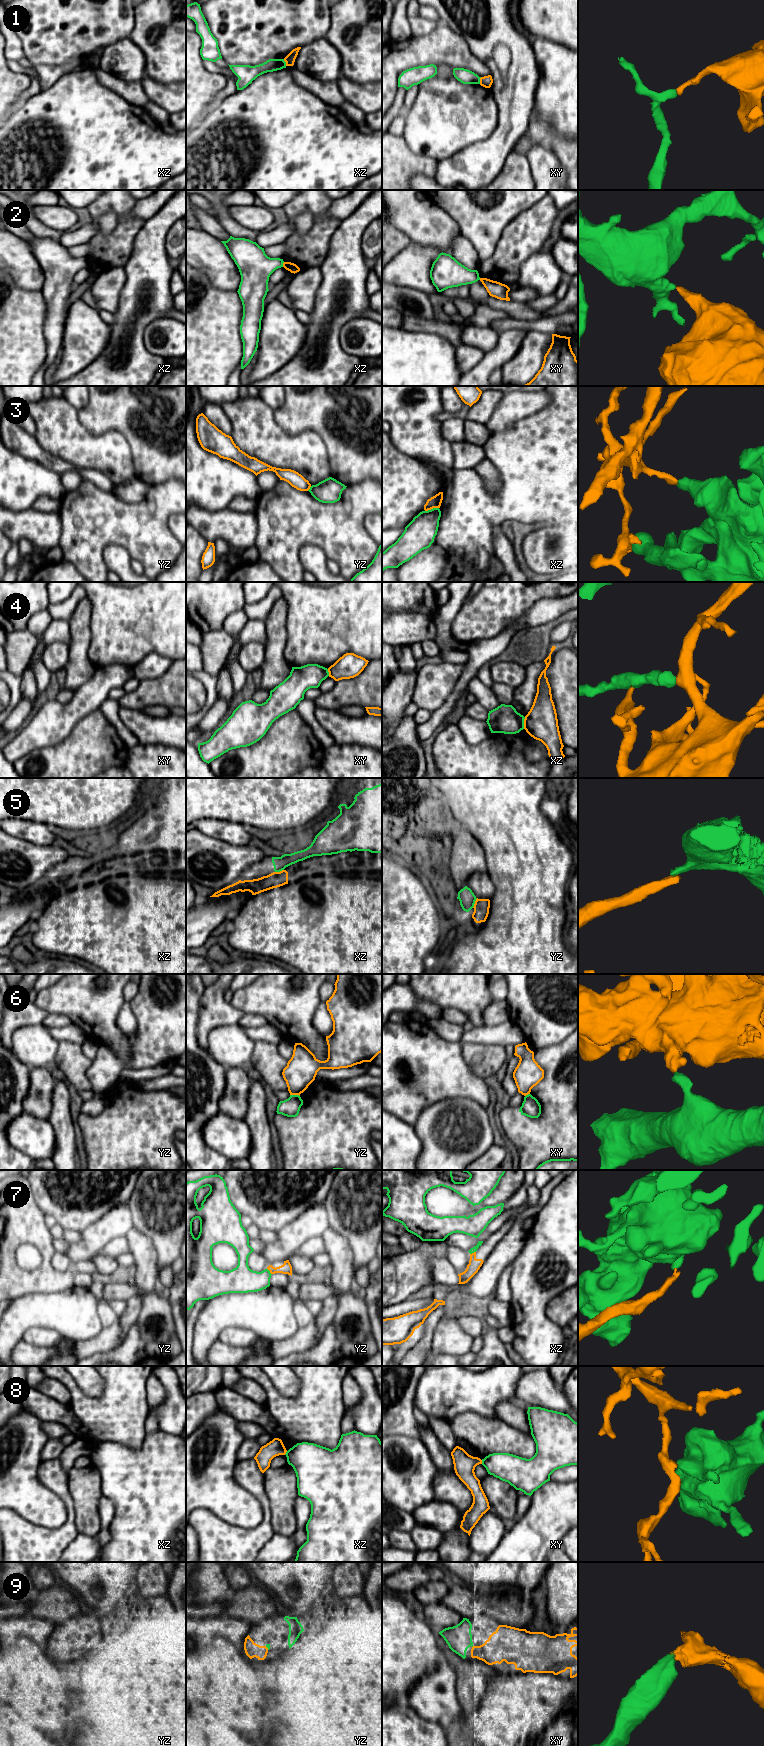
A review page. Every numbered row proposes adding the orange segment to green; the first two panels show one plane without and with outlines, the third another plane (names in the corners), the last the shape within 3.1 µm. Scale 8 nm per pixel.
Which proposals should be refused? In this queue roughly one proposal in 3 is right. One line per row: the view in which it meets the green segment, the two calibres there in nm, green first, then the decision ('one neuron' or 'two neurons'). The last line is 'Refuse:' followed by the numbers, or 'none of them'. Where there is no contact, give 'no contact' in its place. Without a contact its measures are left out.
1: meets green in xz; 100 nm thick on the green side, 80 nm on the other; two neurons
2: meets green in xz; 260 nm thick on the green side, 80 nm on the other; two neurons
3: meets green in xz; 240 nm thick on the green side, 100 nm on the other; two neurons
4: meets green in xz; 220 nm thick on the green side, 260 nm on the other; two neurons
5: meets green in yz; 130 nm thick on the green side, 130 nm on the other; two neurons
6: meets green in yz; 150 nm thick on the green side, 260 nm on the other; two neurons
7: meets green in yz; 220 nm thick on the green side, 90 nm on the other; two neurons
8: meets green in xz; 320 nm thick on the green side, 130 nm on the other; two neurons
9: meets green in yz; 30 nm thick on the green side, 120 nm on the other; one neuron
Refuse: 1, 2, 3, 4, 5, 6, 7, 8

